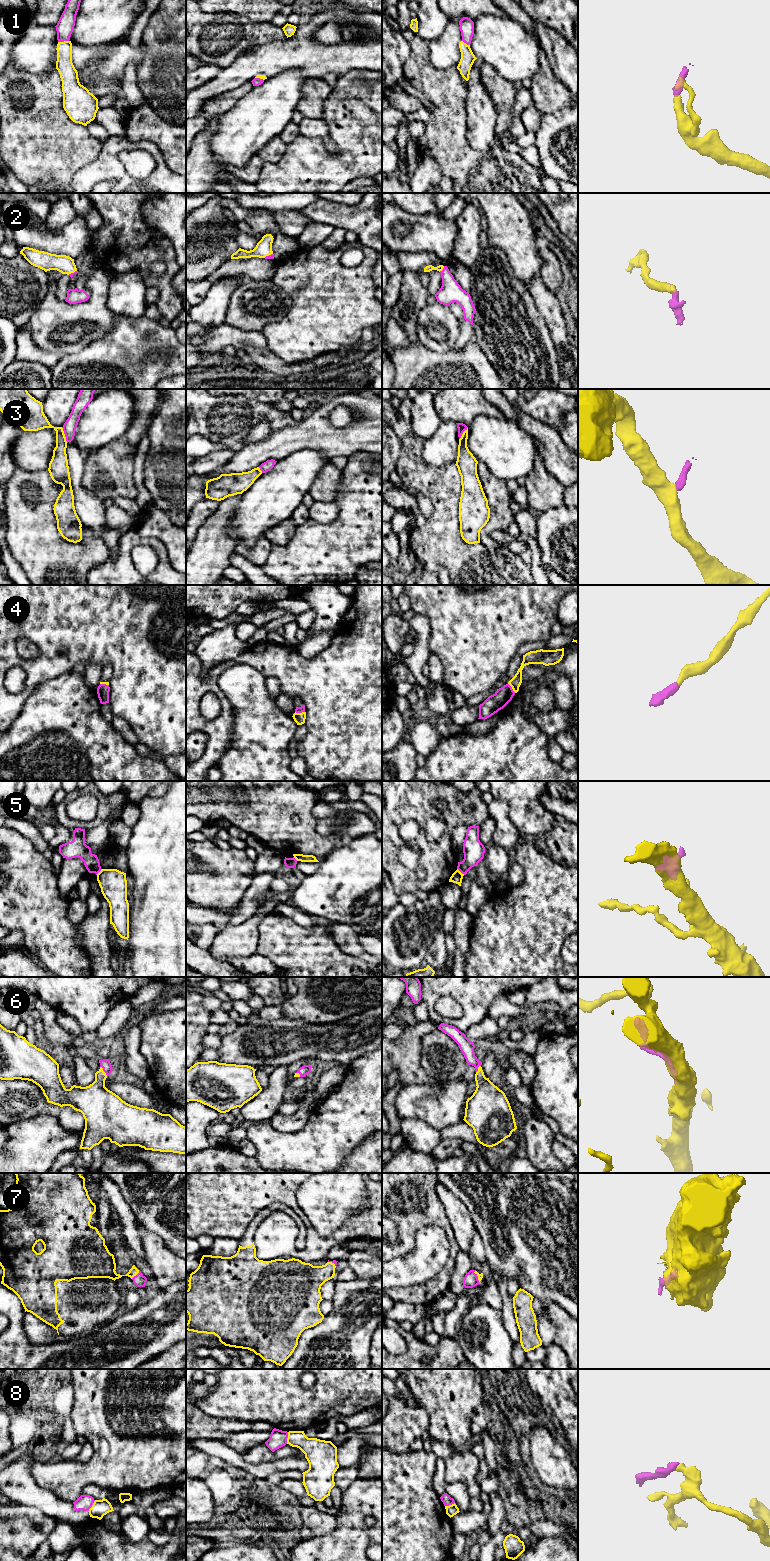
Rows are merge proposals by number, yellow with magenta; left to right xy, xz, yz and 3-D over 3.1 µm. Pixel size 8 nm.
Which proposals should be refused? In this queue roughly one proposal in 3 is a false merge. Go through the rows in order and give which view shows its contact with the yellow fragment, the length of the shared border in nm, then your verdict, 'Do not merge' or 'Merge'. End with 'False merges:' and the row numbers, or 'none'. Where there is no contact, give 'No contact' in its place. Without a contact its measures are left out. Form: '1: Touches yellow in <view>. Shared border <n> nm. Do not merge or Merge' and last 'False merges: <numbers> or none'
1: Touches yellow in xy. Shared border 90 nm. Merge
2: Touches yellow in yz. Shared border 60 nm. Merge
3: Touches yellow in xy. Shared border 140 nm. Do not merge
4: Touches yellow in xz. Shared border 80 nm. Merge
5: Touches yellow in yz. Shared border 80 nm. Do not merge
6: Touches yellow in xy. Shared border 110 nm. Merge
7: Touches yellow in xy. Shared border 110 nm. Merge
8: Touches yellow in xz. Shared border 100 nm. Do not merge
False merges: 3, 5, 8

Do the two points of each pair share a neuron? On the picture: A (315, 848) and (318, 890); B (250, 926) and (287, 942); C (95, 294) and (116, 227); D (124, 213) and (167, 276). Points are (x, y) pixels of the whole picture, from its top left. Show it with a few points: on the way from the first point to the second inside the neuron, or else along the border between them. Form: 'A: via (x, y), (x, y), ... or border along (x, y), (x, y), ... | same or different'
A: border along (324, 858), (319, 861) | different
B: border along (272, 911), (258, 925), (258, 945), (255, 952) | different
C: border along (100, 269), (112, 275) | different
D: via (137, 229), (168, 260) | same

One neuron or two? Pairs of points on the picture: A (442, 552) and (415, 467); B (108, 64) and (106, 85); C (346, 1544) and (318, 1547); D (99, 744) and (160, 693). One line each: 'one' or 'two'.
A: one
B: two
C: one
D: two

